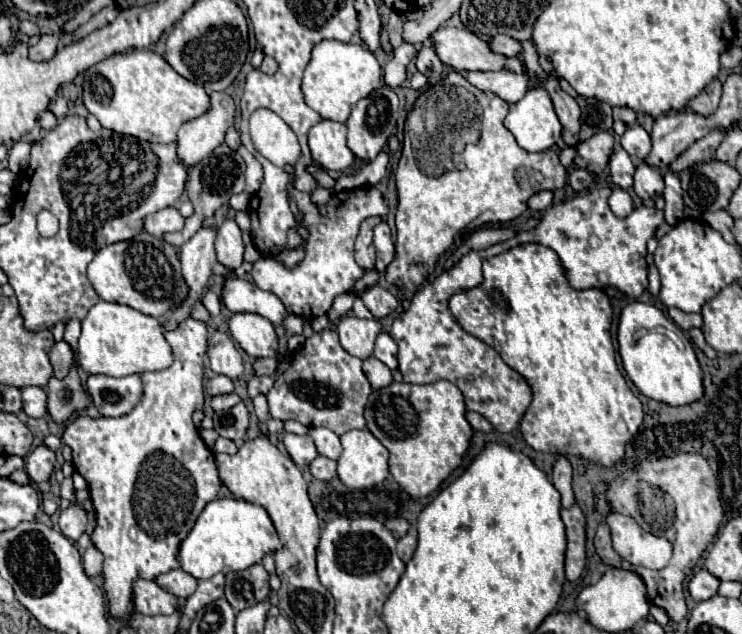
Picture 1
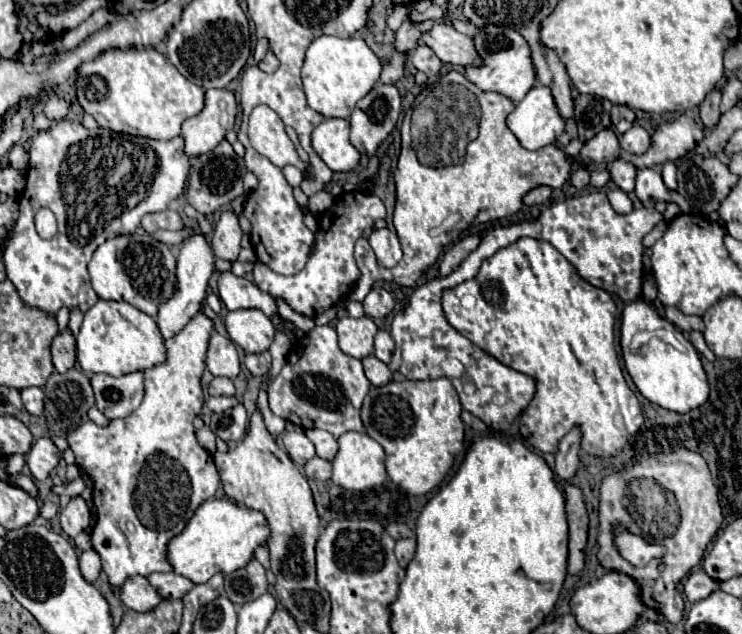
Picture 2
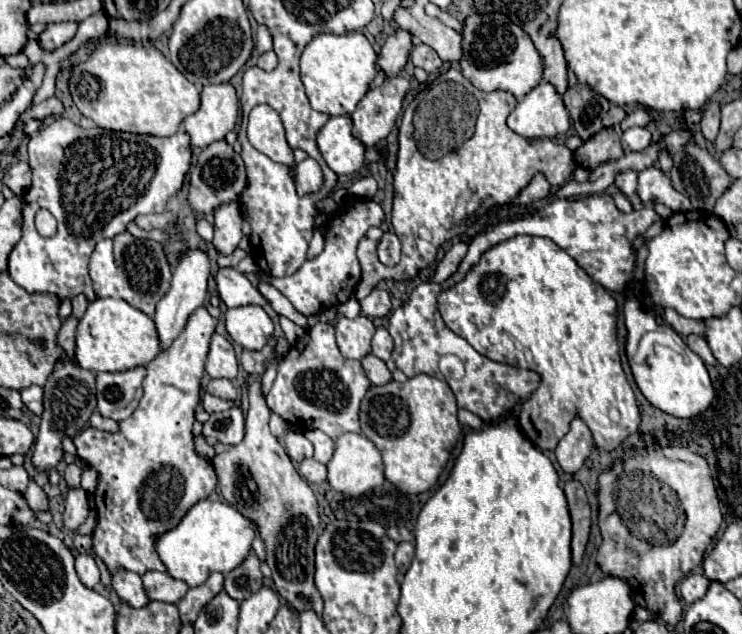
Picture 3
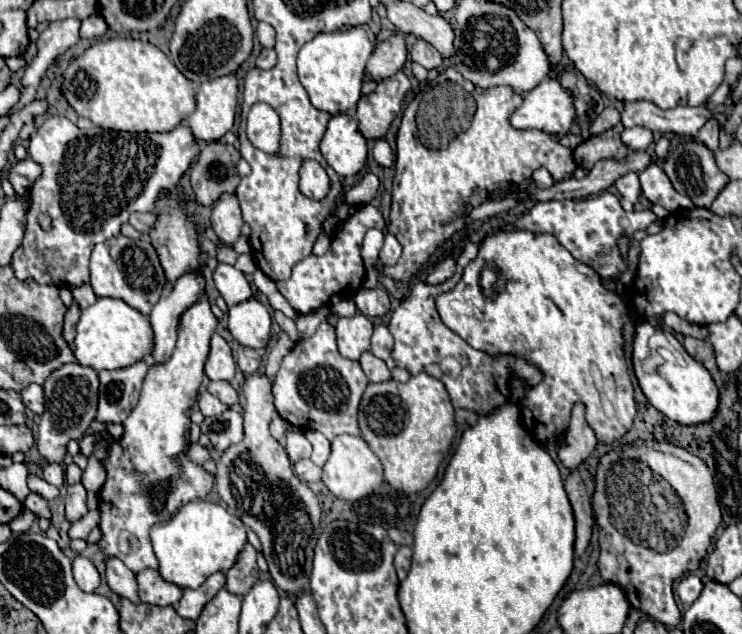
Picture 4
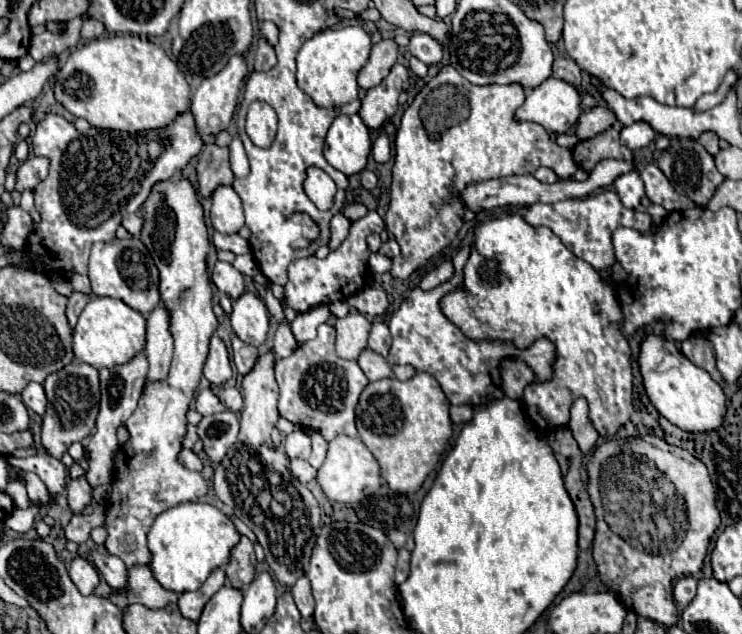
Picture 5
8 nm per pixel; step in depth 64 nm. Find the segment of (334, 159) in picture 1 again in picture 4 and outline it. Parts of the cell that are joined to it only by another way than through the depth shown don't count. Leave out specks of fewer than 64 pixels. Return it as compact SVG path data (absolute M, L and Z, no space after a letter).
M336 114L330 118L324 138L320 142L322 156L340 176L354 176L366 164L366 140L358 132L358 122L350 114Z

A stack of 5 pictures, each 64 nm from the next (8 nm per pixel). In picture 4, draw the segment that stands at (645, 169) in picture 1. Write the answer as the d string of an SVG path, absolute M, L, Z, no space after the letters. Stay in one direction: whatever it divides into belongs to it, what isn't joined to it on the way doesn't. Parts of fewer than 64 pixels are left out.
M654 162L640 172L640 184L642 184L642 196L648 198L652 204L662 204L670 212L694 208L692 200L688 200L688 196L678 194L672 188L666 172Z

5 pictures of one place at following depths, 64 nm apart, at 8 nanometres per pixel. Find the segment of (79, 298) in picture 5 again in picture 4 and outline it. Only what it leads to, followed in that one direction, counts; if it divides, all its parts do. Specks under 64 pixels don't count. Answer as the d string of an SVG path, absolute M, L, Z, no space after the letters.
M72 304L70 310L68 310L66 316L64 316L64 330L62 330L62 336L64 336L64 340L66 340L70 346L74 344L74 334L76 334L78 318L80 318L80 308L78 308L76 304Z

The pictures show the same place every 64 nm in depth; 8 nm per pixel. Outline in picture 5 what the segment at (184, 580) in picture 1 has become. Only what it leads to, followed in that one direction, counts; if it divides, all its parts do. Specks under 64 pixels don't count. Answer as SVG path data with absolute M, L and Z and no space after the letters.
M134 566L128 570L128 594L112 594L110 600L120 608L134 602L144 604L148 608L164 608L170 602L178 602L178 594L160 588L148 566Z

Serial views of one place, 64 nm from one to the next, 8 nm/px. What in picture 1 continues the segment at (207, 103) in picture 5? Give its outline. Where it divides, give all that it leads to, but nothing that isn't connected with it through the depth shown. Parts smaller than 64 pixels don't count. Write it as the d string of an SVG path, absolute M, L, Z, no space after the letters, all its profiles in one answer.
M212 92L210 104L212 108L206 114L182 124L178 130L176 154L180 164L188 168L210 156L224 142L228 126L234 124L234 100L226 92Z

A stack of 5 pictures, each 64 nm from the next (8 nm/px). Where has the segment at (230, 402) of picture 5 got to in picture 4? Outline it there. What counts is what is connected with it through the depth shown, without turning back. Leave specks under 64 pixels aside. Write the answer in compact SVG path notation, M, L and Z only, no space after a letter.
M220 380L220 382L210 382L208 392L212 392L216 398L220 398L228 406L238 406L238 392L230 386L230 382Z

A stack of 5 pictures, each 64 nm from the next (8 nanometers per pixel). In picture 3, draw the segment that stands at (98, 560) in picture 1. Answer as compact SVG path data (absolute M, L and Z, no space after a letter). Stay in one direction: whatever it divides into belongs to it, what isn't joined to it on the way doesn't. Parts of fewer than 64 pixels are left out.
M90 554L76 556L76 572L78 572L82 584L88 588L94 588L100 582L100 570L96 566L94 556L90 556Z

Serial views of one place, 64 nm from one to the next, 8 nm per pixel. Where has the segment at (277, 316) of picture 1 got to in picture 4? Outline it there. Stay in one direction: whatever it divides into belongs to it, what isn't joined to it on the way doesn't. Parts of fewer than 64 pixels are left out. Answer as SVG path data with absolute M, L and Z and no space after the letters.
M218 264L216 272L214 272L214 282L228 306L236 306L244 300L254 298L254 292L252 292L246 276L230 264Z

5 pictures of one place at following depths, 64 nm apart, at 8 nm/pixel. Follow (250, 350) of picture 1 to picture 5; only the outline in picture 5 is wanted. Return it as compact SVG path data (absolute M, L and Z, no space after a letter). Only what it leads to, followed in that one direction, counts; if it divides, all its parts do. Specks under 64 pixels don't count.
M246 292L232 304L234 310L230 312L230 324L234 334L246 344L252 344L256 348L262 346L266 342L270 326L268 308L264 306L264 302L258 296Z

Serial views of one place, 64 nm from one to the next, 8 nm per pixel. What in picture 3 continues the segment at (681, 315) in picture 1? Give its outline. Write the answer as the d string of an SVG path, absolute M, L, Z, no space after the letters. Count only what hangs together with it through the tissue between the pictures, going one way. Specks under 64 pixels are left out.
M666 308L666 310L664 310L664 320L666 320L680 336L690 336L690 334L704 336L704 322L702 322L702 320L684 318L684 316L680 316L674 308Z

